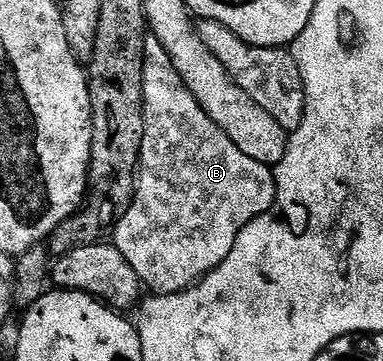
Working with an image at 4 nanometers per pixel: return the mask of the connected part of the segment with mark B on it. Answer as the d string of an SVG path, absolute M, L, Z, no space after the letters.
M153 35L147 36L144 47L142 85L144 139L138 181L132 203L117 218L112 243L151 294L179 293L228 259L240 231L274 206L278 185L271 166L244 155L208 119Z

